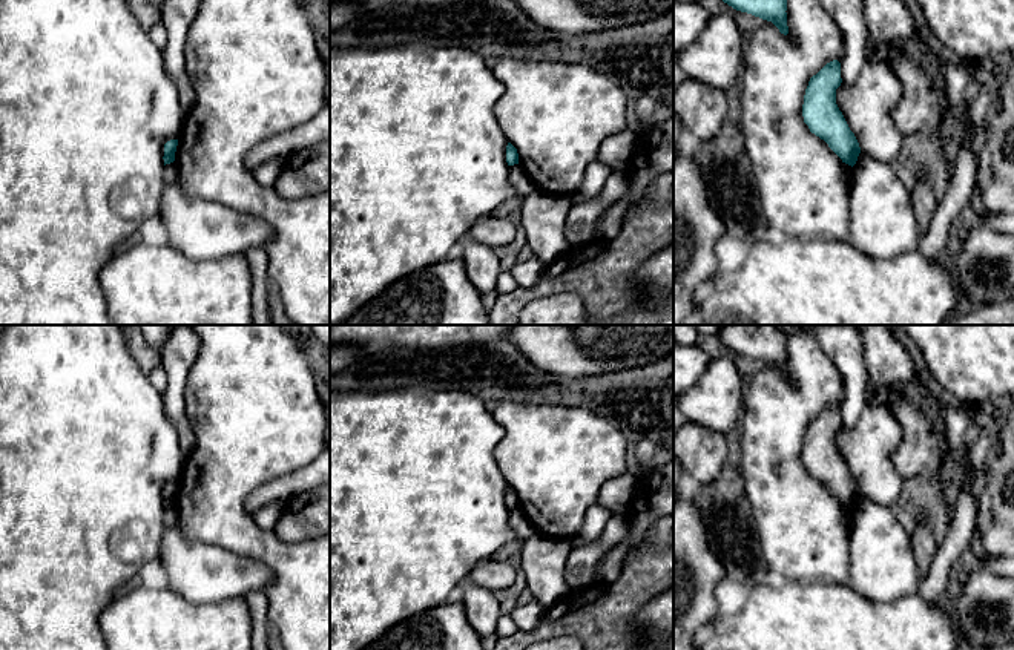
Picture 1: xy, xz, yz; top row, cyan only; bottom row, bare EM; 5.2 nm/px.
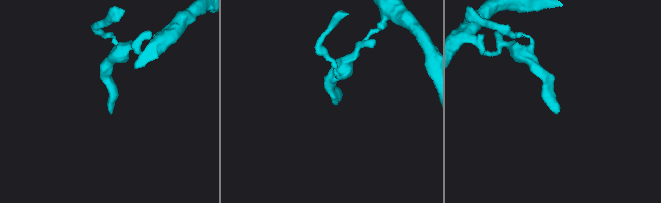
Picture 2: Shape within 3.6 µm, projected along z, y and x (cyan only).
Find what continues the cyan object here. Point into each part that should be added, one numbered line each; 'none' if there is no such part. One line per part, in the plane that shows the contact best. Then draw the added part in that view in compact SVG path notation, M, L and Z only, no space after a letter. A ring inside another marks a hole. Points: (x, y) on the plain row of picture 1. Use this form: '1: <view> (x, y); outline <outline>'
none

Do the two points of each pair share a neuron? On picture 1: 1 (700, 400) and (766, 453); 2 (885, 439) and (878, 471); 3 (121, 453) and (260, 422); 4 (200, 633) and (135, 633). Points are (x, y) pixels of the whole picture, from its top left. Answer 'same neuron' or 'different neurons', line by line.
1: different neurons
2: same neuron
3: different neurons
4: same neuron

